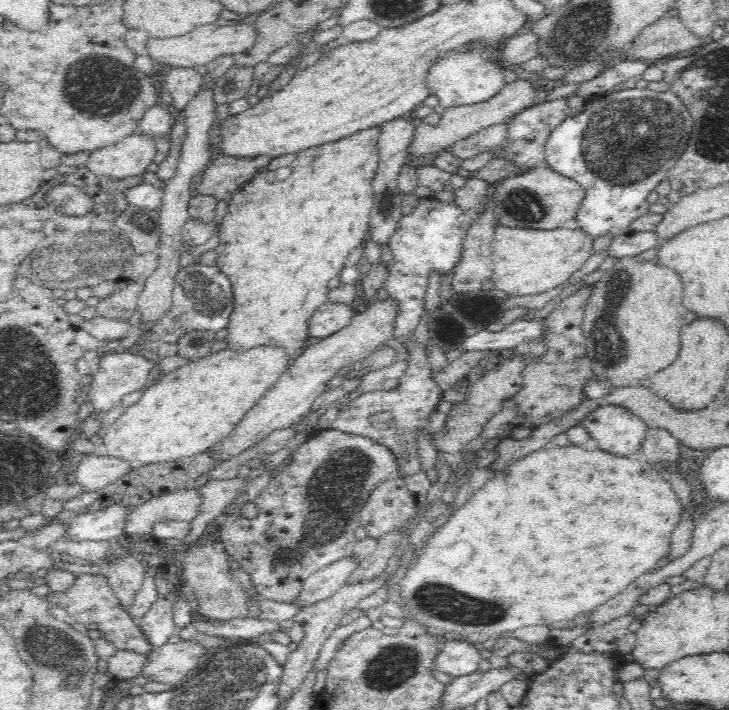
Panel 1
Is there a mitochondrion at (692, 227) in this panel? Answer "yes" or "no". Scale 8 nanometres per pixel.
no

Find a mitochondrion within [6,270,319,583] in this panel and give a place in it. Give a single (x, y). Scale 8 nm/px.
(60, 279)

